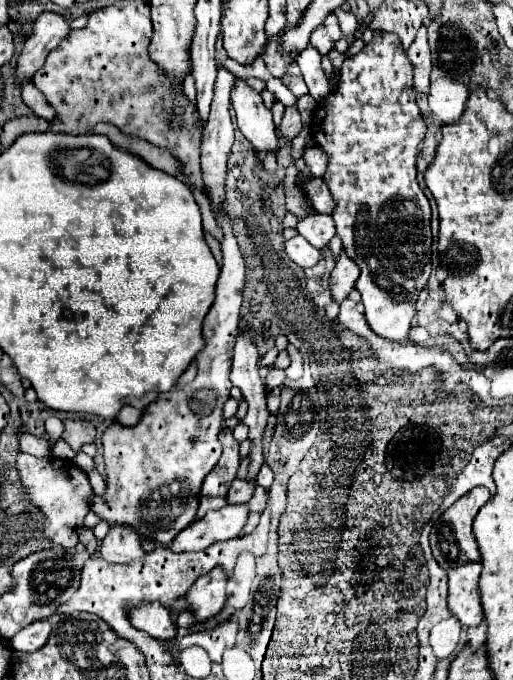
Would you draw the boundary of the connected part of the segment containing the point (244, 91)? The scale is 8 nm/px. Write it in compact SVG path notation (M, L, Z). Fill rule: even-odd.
M236 78L234 82L232 108L236 112L240 132L258 152L278 150L278 134L272 122L272 112L264 106L260 92L250 88L242 78Z

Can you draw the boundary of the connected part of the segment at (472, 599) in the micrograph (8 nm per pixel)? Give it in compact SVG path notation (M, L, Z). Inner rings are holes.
M470 562L448 572L448 608L464 626L478 626L484 620L478 592L480 572L480 562Z

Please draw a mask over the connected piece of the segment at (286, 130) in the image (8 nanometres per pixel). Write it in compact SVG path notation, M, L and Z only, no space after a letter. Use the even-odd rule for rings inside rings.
M286 108L284 112L284 118L282 118L282 126L280 126L280 138L284 142L292 142L302 130L304 130L304 122L300 120L300 114L298 114L298 108Z

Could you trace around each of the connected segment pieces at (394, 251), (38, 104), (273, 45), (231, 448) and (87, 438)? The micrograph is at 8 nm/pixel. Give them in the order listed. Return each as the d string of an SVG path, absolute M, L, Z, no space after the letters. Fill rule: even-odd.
M376 34L372 38L370 44L366 44L356 56L348 58L342 68L340 68L340 82L334 90L334 94L330 94L328 98L324 98L316 112L314 112L314 120L310 124L312 136L318 144L318 148L322 148L328 154L328 170L324 174L324 182L328 184L334 200L336 200L336 210L332 214L334 222L336 222L336 234L342 238L342 246L344 252L358 264L360 268L360 278L356 282L356 290L362 294L362 304L366 308L366 320L370 324L370 328L388 340L406 340L408 338L408 330L412 326L412 318L414 318L414 304L416 298L420 294L420 290L426 286L430 272L432 272L432 234L430 234L430 202L426 198L426 194L420 190L418 180L416 180L416 154L418 154L418 146L424 140L424 132L426 132L426 124L420 116L420 110L416 106L416 94L412 88L412 78L414 78L414 68L406 58L406 52L400 44L400 40L396 36L390 34Z
M30 82L24 84L24 88L22 88L22 100L26 102L26 106L28 106L34 114L46 118L48 122L52 122L52 120L56 118L56 110L52 110L52 106L46 102L46 98L44 98Z
M272 36L272 40L268 42L266 52L264 52L264 62L266 62L268 72L274 78L282 78L286 74L288 66L294 62L294 58L290 54L280 50L280 36Z
M224 428L220 432L220 442L222 442L222 458L214 466L214 470L206 476L202 484L202 496L200 496L200 508L198 508L198 518L202 518L210 508L222 508L226 506L226 494L228 486L236 478L236 470L240 466L240 456L238 456L238 442L234 440L232 432Z
M64 420L62 440L66 440L72 446L72 450L80 452L82 444L94 442L94 436L96 436L96 428L90 422L86 422L86 420Z

